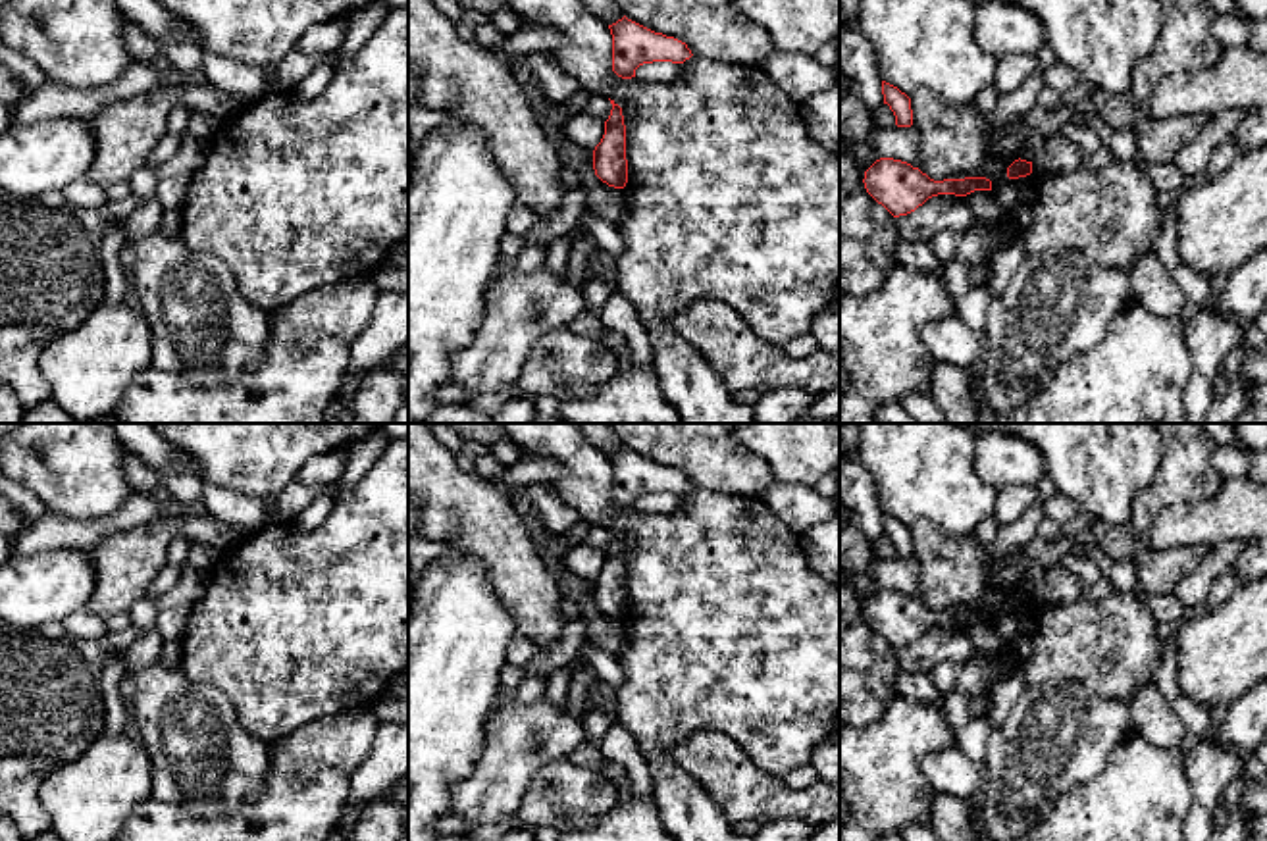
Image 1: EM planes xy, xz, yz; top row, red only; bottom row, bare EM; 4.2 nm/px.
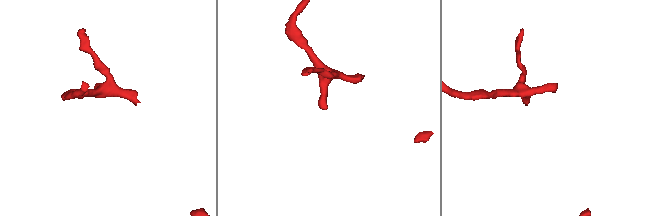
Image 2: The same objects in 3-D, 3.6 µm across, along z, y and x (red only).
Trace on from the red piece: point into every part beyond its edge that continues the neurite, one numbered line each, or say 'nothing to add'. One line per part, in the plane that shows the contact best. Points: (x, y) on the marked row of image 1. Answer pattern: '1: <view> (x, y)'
nothing to add

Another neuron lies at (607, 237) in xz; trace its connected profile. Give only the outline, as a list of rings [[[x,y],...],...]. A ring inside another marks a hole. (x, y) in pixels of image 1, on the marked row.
[[[589,210],[580,217],[578,235],[582,231],[587,231],[595,244],[614,260],[618,260],[626,250],[620,229],[608,221],[603,221]]]

